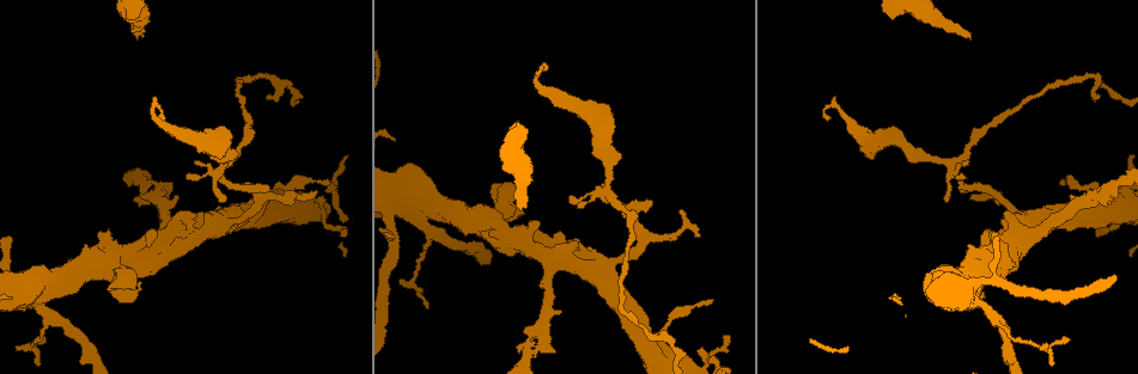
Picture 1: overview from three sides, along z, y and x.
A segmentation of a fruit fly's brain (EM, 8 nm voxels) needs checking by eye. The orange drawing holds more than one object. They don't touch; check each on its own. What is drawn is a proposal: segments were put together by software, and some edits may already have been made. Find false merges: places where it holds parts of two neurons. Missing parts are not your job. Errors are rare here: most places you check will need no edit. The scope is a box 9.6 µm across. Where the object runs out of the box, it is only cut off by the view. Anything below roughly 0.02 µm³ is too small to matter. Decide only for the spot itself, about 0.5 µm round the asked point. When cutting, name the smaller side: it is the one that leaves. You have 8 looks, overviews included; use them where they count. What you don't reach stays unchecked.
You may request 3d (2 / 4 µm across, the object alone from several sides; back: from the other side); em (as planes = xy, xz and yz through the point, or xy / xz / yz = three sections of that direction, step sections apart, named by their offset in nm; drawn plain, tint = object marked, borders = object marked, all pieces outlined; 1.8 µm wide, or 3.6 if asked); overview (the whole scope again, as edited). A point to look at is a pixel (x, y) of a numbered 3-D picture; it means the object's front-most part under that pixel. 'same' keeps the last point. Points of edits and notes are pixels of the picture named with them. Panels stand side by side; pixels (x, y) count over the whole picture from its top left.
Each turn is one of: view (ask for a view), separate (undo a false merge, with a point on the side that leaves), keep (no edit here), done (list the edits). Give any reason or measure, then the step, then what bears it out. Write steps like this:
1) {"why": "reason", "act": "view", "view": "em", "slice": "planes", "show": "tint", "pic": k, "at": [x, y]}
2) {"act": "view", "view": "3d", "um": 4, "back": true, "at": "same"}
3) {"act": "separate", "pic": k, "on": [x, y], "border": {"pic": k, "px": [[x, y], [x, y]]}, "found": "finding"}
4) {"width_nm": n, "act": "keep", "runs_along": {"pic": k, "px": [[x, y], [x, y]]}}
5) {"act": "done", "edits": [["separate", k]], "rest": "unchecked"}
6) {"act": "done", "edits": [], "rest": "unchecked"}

{"why": "sudden change in width", "act": "view", "view": "3d", "um": 4, "pic": 1, "at": [111, 270]}

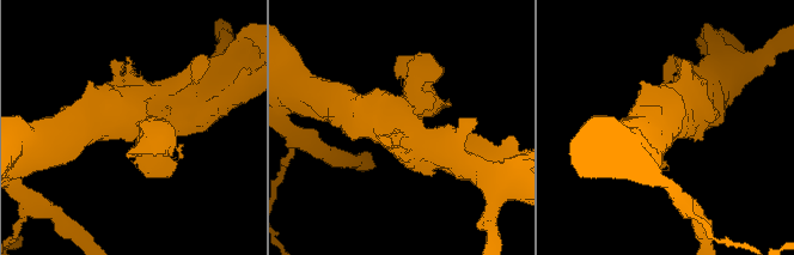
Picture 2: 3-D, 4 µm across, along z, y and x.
{"act": "view", "view": "em", "um": 3.6, "slice": "planes", "show": "tint", "pic": 2, "at": [135, 119]}

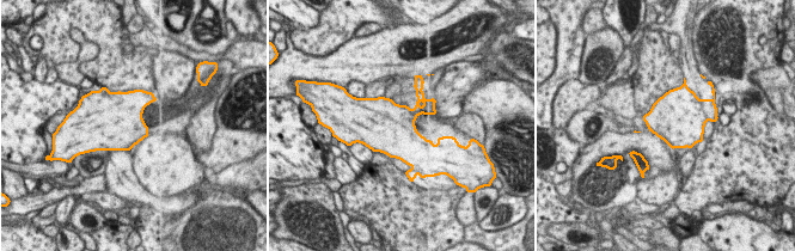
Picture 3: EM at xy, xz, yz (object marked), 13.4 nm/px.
{"width_nm": 550, "act": "separate", "pic": 3, "on": [428, 104], "border": {"pic": 3, "px": [[414, 109], [420, 114]]}, "found": "two neurons meet here"}

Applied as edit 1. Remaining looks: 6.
{"why": "thin arm on a thick one", "act": "view", "view": "3d", "um": 4, "back": true, "pic": 1, "at": [588, 265]}

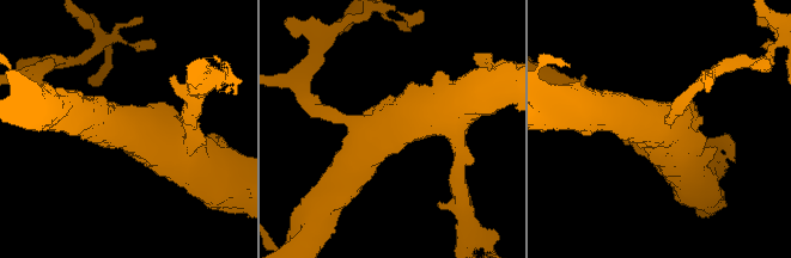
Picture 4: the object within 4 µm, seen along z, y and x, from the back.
{"why": "need the tissue", "act": "view", "view": "em", "um": 3.6, "slice": "planes", "show": "tint", "pic": 4, "at": [125, 134]}

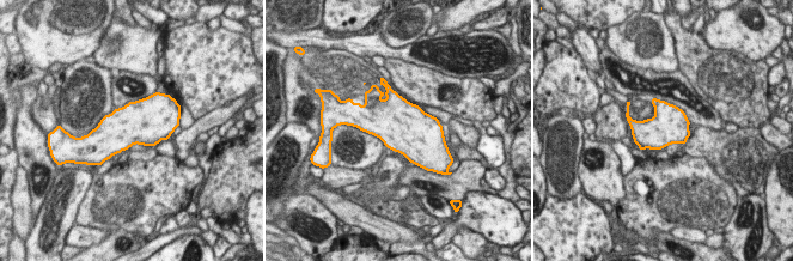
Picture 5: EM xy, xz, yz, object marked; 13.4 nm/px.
{"act": "keep", "found": "all the same neuron"}

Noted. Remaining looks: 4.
{"act": "view", "view": "3d", "um": 4, "pic": 1, "at": [224, 168]}

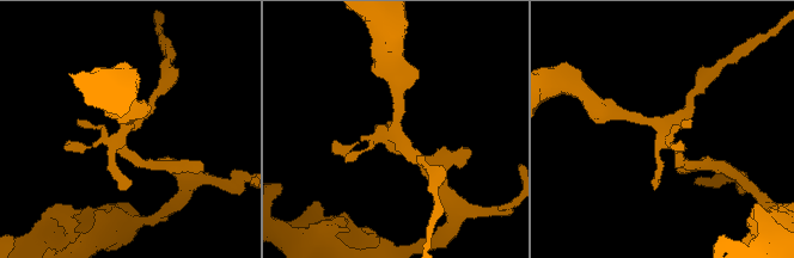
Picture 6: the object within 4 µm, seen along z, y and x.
{"act": "view", "view": "em", "slice": "planes", "show": "tint", "pic": 6, "at": [392, 133]}

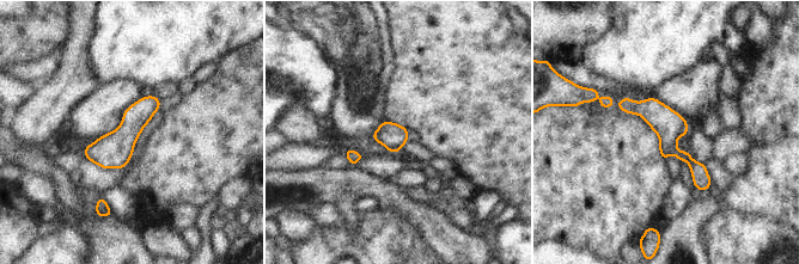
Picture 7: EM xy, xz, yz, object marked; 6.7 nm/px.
{"width_nm": 180, "act": "keep", "runs_along": {"pic": 7, "px": [[623, 102], [668, 132], [706, 185]]}, "found": "one neuron here"}

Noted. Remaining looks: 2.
{"act": "done", "edits": [["separate", 3]], "rest": "unchecked"}

